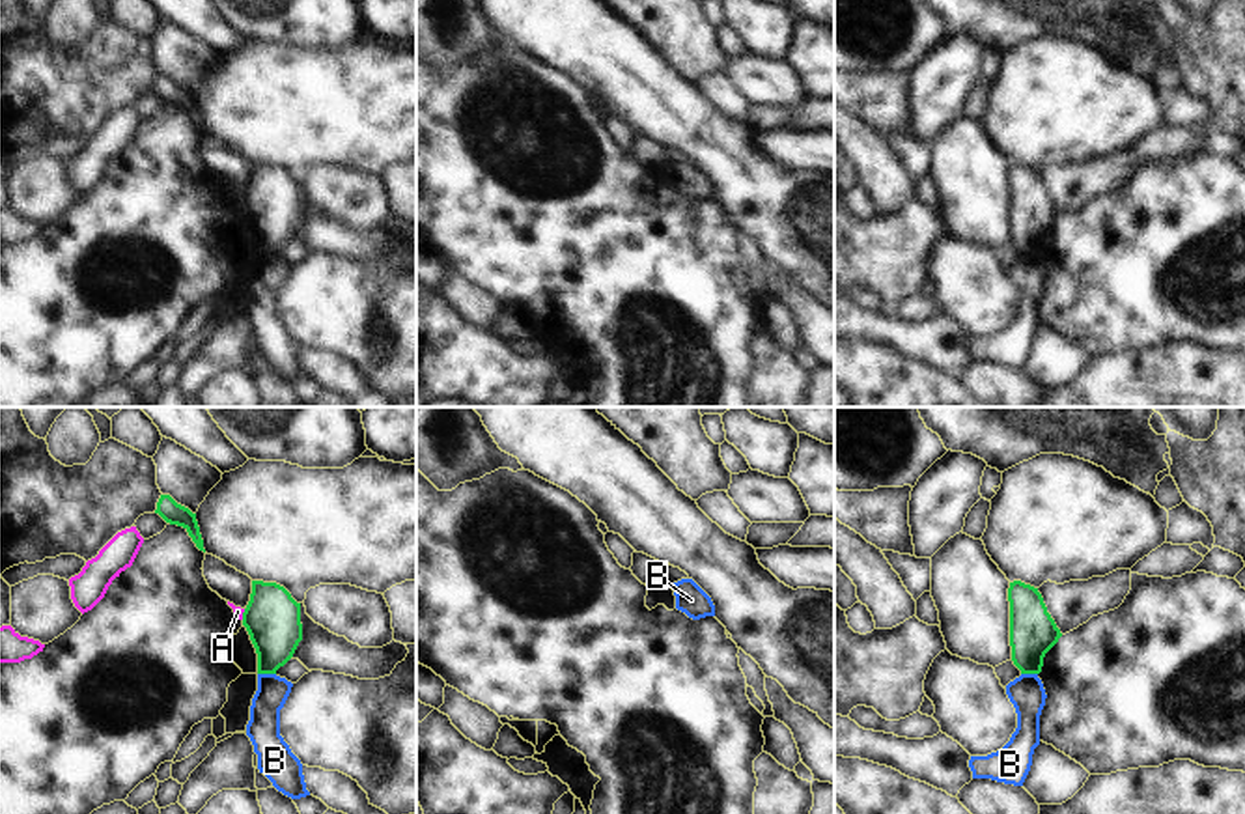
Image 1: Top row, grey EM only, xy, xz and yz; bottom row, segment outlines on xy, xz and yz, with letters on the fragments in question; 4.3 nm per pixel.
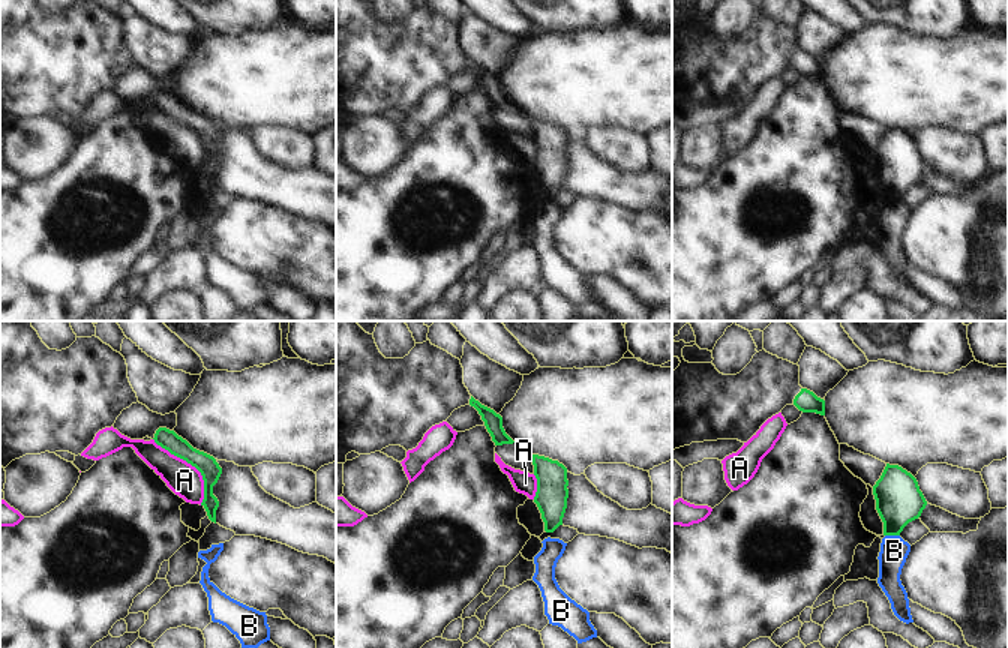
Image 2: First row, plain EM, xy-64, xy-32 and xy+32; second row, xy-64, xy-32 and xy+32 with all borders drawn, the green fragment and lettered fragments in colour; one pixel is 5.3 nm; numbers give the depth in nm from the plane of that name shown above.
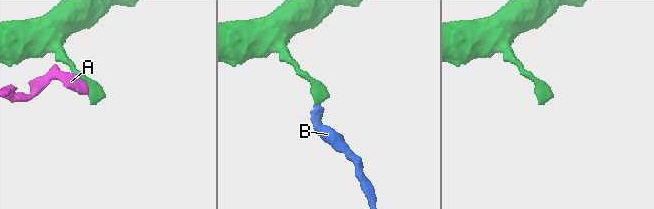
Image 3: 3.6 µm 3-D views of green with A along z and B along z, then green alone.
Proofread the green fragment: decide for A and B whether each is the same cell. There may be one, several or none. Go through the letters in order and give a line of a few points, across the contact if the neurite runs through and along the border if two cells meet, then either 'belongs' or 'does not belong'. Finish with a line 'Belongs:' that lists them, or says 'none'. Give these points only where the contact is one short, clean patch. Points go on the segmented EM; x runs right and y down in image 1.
A: line xy (245, 609), (241, 618); does not belong
B: does not belong
Belongs: none

